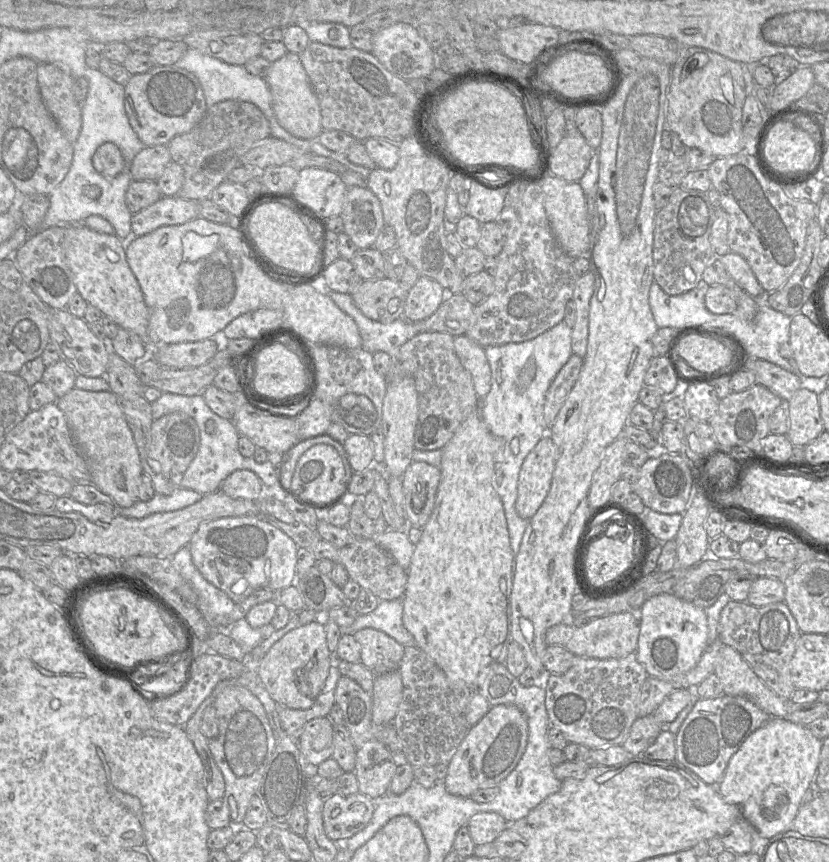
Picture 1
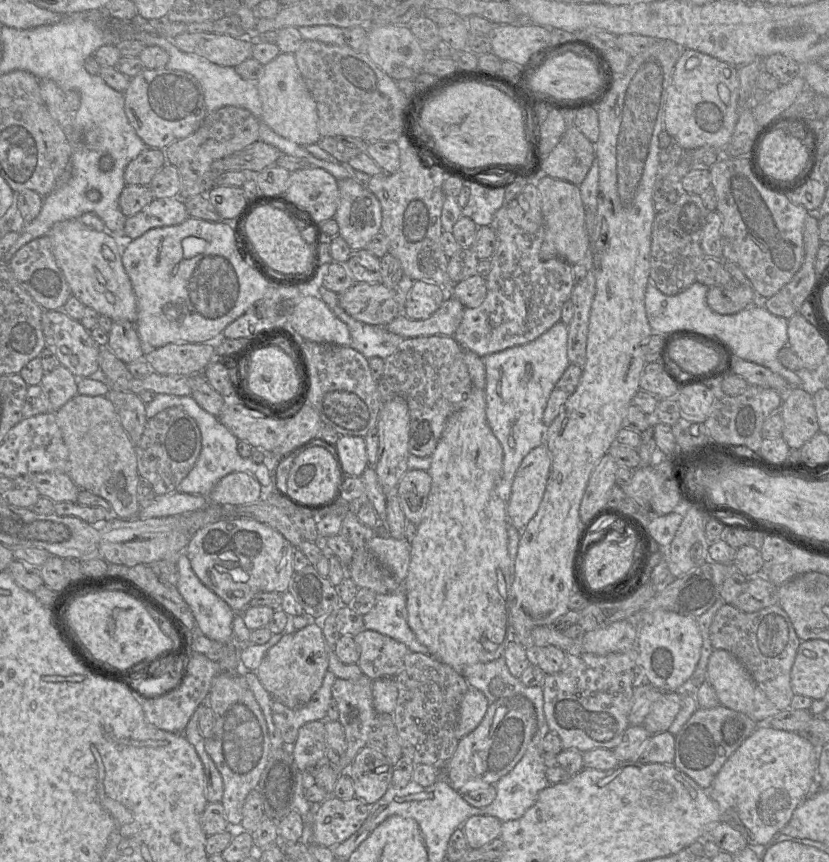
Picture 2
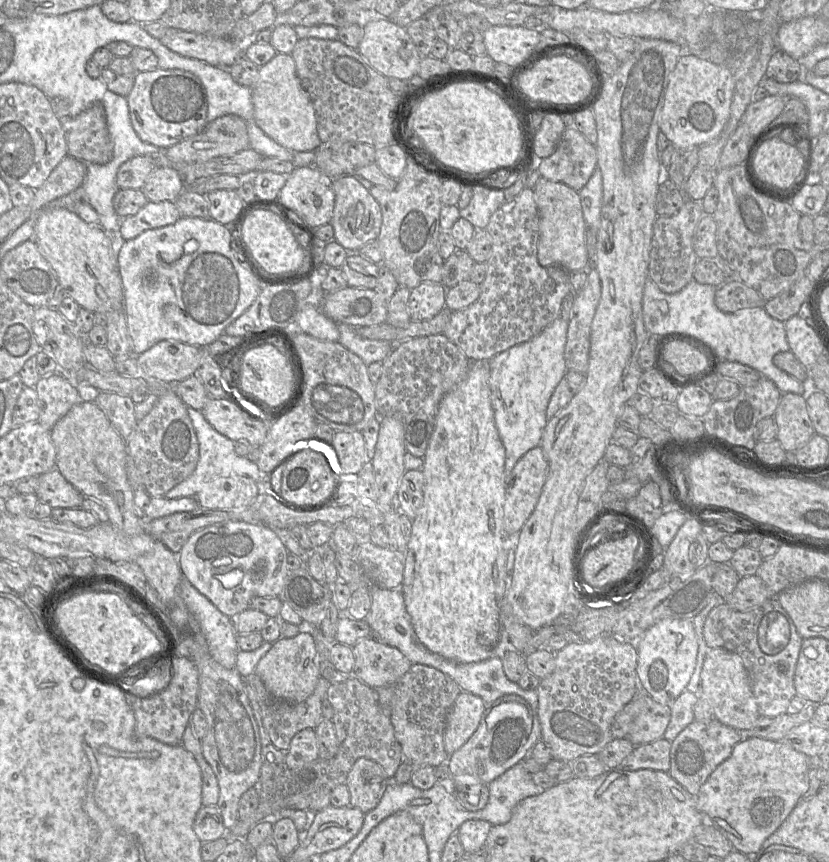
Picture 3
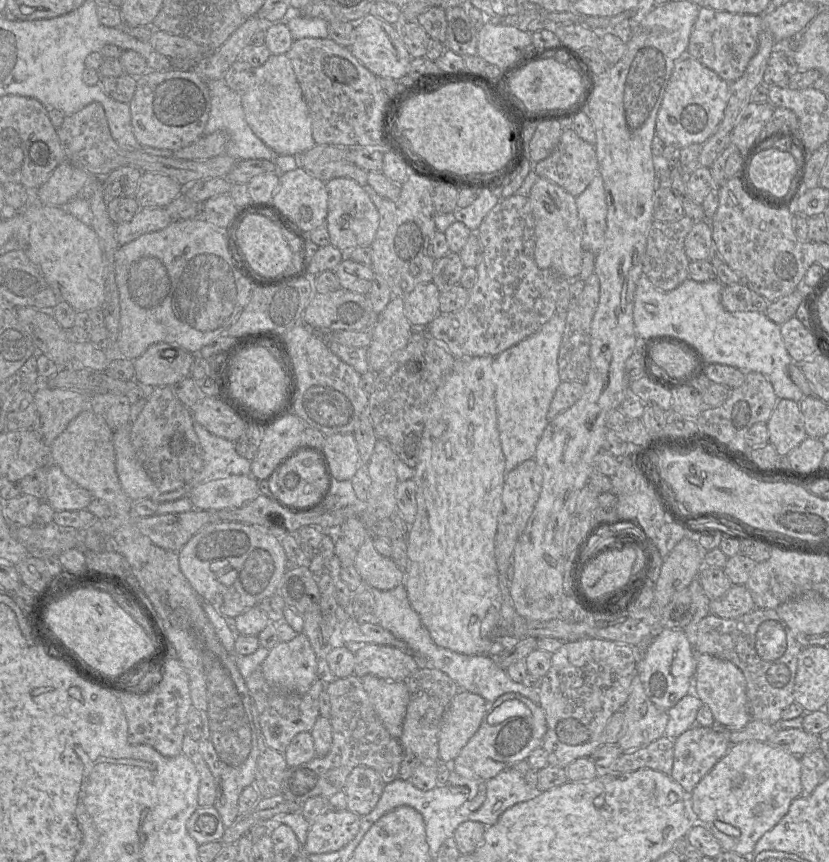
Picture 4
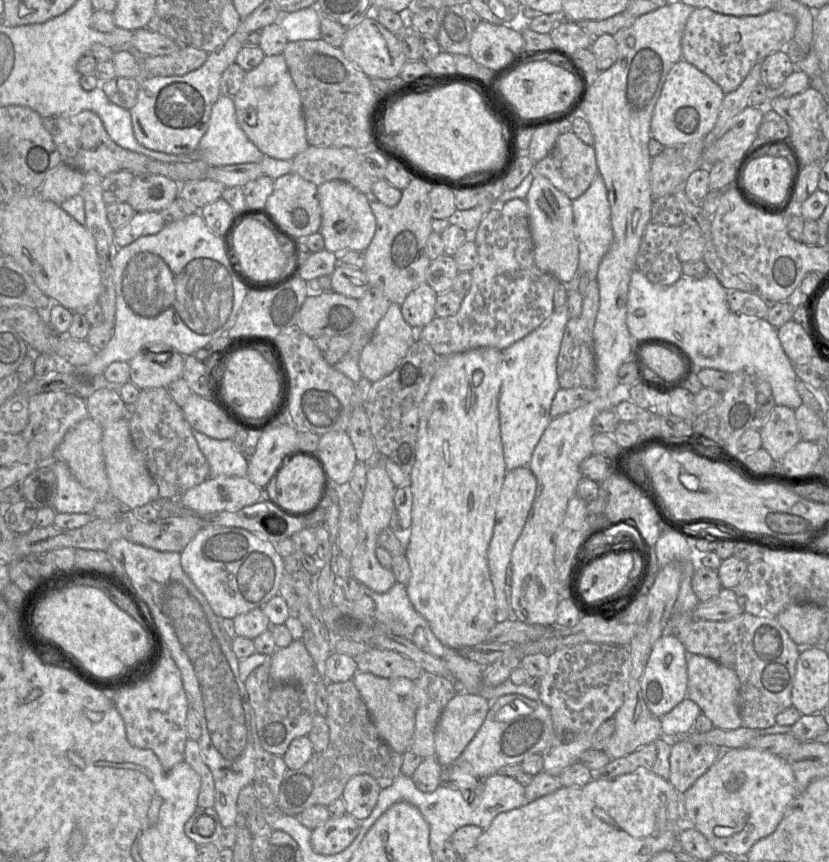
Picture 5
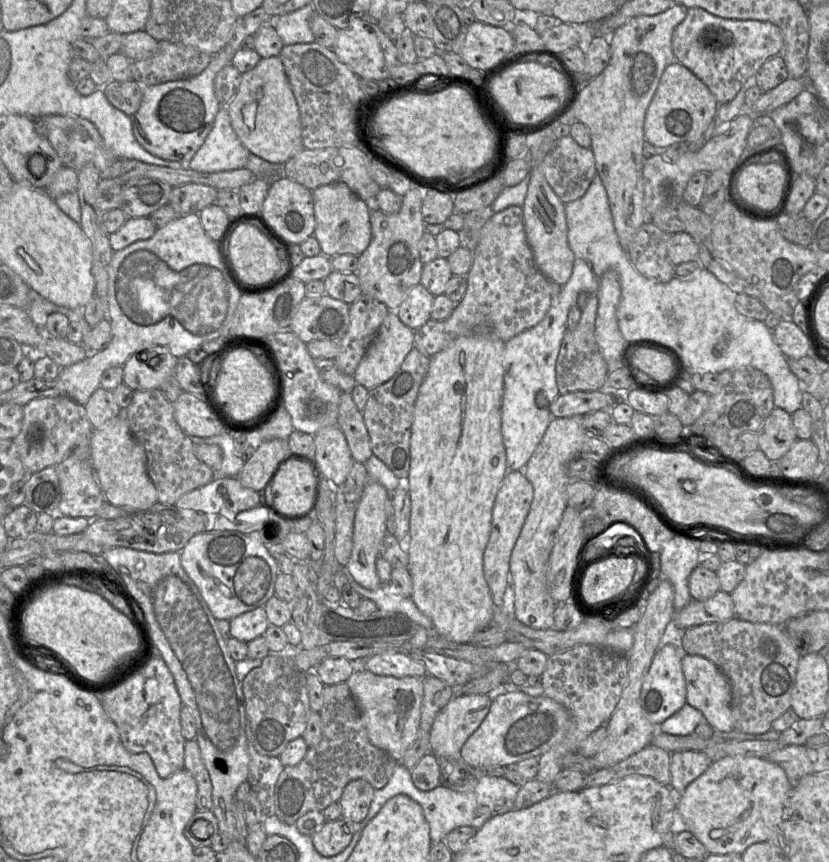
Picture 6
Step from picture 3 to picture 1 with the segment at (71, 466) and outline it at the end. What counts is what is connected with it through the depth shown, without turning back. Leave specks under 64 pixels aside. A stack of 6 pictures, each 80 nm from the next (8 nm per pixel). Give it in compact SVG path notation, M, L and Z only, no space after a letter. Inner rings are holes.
M74 387L56 403L64 413L75 446L86 462L91 483L109 495L118 508L135 504L139 500L138 487L143 469L119 397L111 390L87 391Z

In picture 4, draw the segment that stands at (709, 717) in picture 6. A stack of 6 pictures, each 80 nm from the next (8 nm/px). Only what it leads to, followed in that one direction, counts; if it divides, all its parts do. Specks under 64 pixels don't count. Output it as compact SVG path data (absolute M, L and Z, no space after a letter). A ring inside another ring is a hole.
M710 654L698 655L695 672L695 694L707 705L714 717L717 727L726 730L738 730L751 720L746 695L746 680L743 672L732 662Z

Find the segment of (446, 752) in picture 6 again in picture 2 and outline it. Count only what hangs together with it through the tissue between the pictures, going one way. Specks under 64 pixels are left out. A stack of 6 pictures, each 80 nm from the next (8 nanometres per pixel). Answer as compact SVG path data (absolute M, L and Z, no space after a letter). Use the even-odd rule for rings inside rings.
M470 687L459 707L459 718L455 731L459 740L481 723L488 707L489 703L485 695L481 691Z

